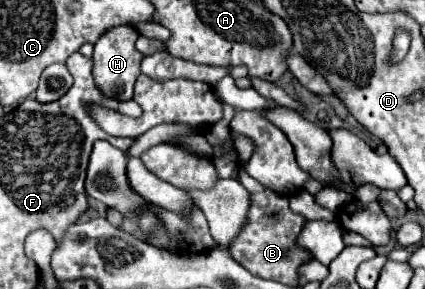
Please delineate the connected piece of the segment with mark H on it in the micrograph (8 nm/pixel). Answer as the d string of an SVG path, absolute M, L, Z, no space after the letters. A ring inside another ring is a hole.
M115 27L109 29L97 43L93 51L93 77L97 89L113 99L129 101L133 95L133 83L141 74L140 65L143 55L135 48L139 32L131 27Z

